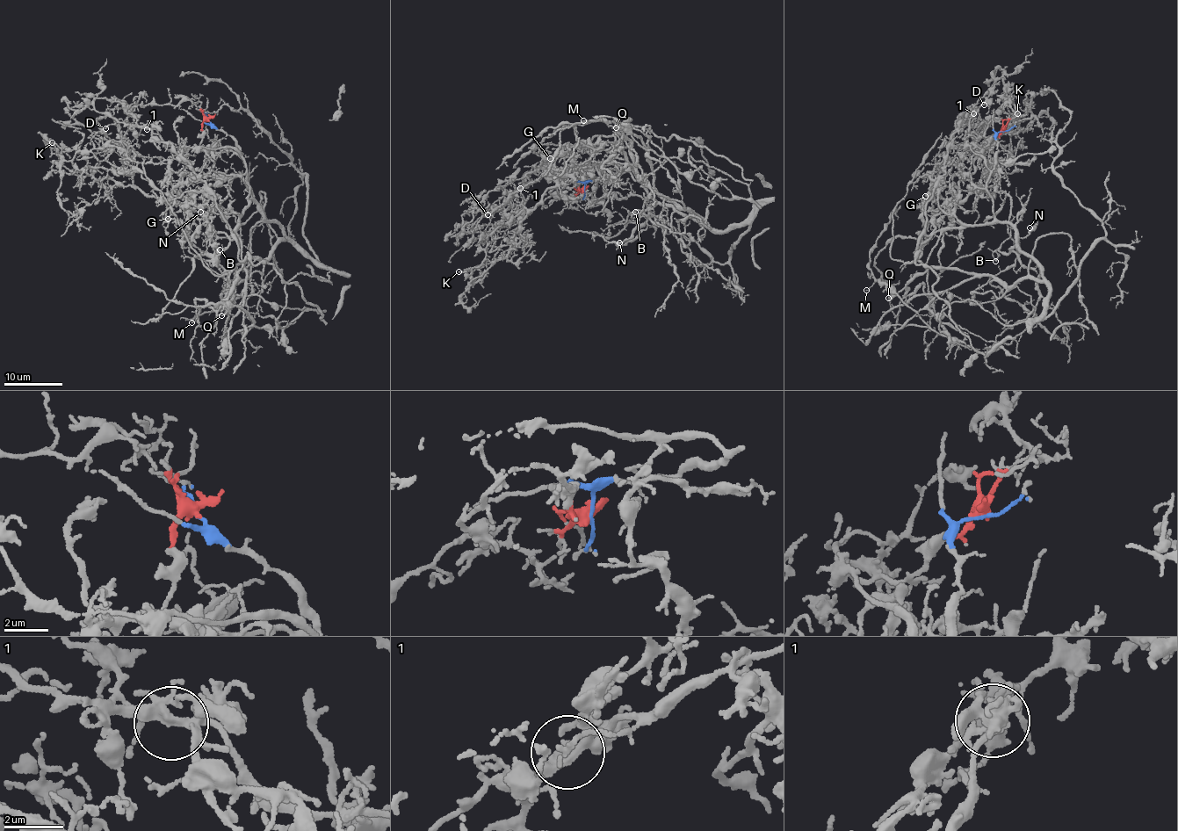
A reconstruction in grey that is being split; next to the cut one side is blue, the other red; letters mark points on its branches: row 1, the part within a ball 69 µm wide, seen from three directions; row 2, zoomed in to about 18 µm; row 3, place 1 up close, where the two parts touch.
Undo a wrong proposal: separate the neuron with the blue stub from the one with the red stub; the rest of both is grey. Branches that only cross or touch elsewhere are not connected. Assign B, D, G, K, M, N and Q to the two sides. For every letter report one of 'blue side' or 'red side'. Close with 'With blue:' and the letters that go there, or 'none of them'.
B: blue side
D: red side
G: red side
K: red side
M: blue side
N: blue side
Q: blue side
With blue: B, M, N, Q

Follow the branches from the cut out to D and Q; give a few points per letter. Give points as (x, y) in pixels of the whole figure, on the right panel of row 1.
D: (1003, 131), (981, 148), (952, 143), (955, 132), (977, 108), (974, 104), (979, 98), (984, 97), (984, 105)
Q: (1003, 131), (996, 137), (996, 162), (987, 182), (993, 220), (943, 232), (927, 270), (887, 298)

